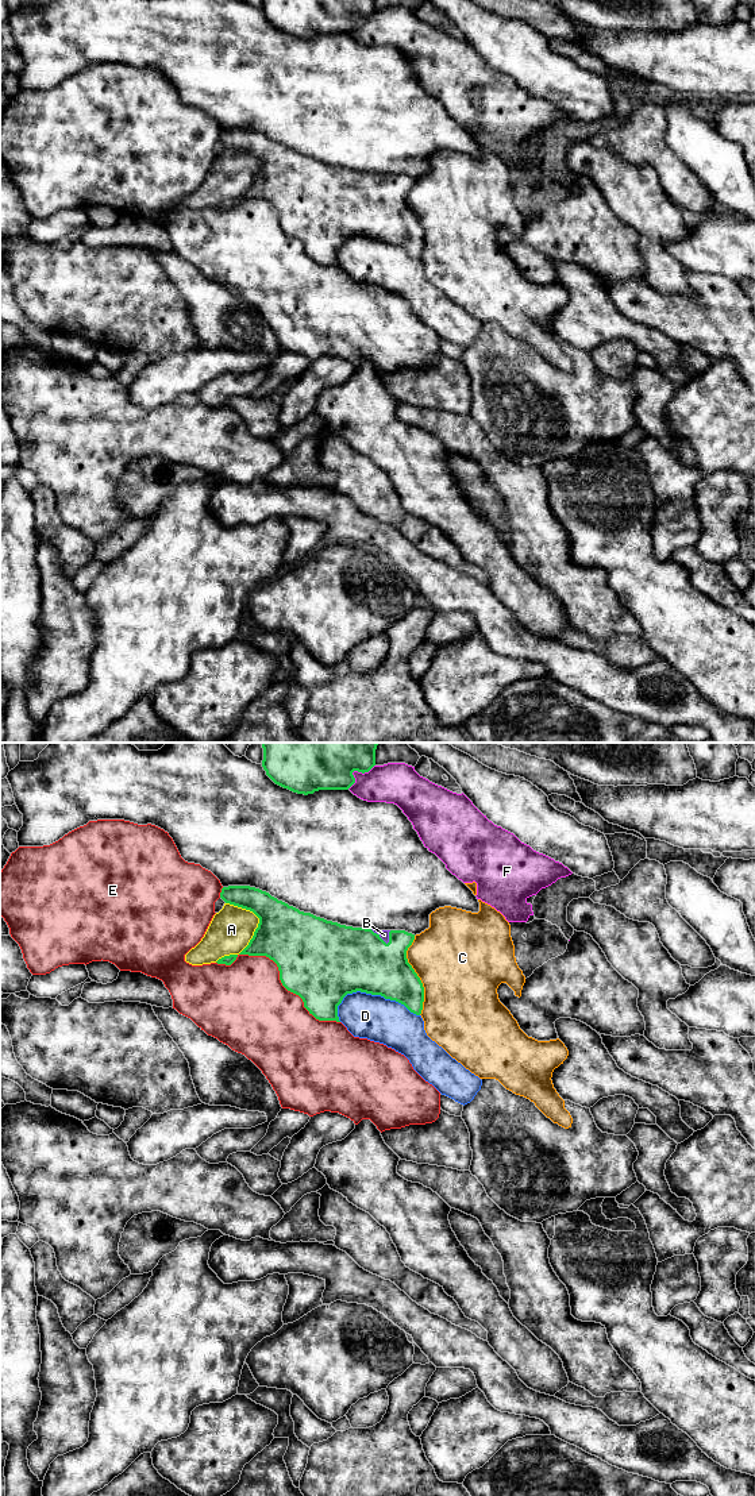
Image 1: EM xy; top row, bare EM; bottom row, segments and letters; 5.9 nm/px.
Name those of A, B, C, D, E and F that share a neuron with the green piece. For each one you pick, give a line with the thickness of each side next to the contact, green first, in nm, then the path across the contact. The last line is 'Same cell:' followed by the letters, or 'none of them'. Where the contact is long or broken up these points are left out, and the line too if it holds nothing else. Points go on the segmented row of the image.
B: calibres 400 and 60 nm
Same cell: B

